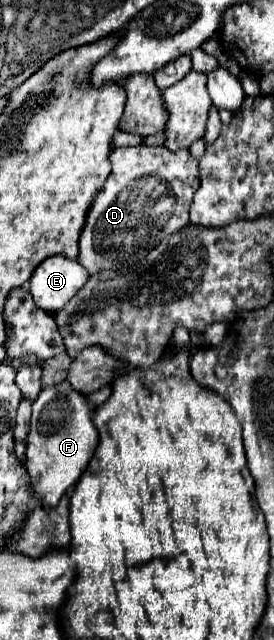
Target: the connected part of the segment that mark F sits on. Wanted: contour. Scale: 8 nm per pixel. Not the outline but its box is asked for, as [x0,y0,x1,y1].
[25,382,97,508]

